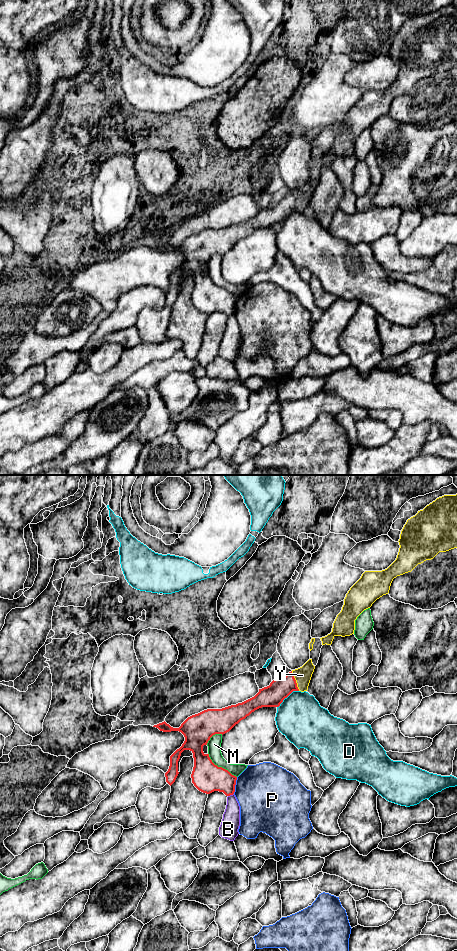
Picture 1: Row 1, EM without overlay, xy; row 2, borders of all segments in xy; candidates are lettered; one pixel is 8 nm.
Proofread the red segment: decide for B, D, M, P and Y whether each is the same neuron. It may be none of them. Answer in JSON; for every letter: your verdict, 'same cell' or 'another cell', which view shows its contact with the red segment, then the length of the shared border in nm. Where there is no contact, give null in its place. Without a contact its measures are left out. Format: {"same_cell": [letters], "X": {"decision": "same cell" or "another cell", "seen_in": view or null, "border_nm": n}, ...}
{"same_cell": ["Y"], "B": {"decision": "another cell", "seen_in": "xy", "border_nm": 50}, "D": {"decision": "another cell", "seen_in": "xy", "border_nm": 220}, "M": {"decision": "another cell", "seen_in": "xy", "border_nm": 300}, "P": {"decision": "another cell", "seen_in": "xy", "border_nm": 140}, "Y": {"decision": "same cell", "seen_in": "xy", "border_nm": 170}}

